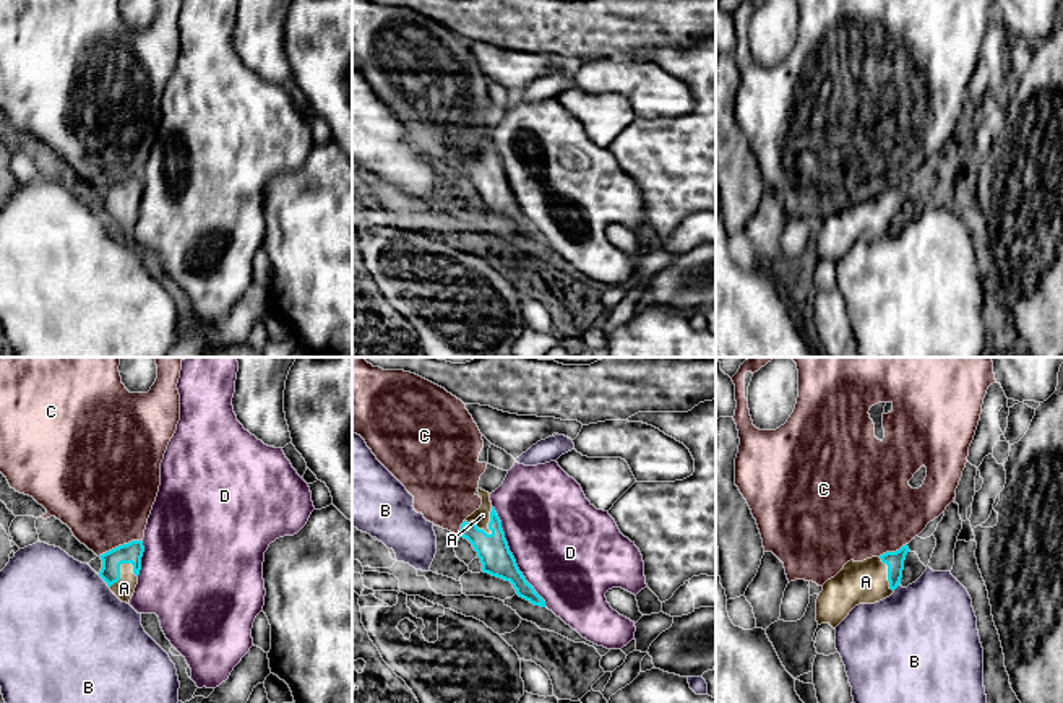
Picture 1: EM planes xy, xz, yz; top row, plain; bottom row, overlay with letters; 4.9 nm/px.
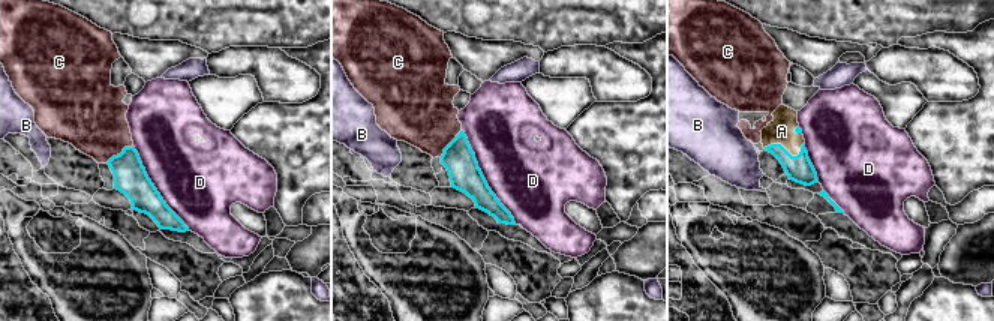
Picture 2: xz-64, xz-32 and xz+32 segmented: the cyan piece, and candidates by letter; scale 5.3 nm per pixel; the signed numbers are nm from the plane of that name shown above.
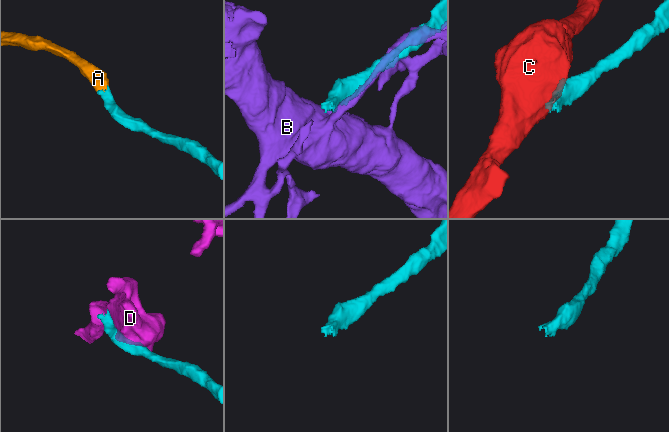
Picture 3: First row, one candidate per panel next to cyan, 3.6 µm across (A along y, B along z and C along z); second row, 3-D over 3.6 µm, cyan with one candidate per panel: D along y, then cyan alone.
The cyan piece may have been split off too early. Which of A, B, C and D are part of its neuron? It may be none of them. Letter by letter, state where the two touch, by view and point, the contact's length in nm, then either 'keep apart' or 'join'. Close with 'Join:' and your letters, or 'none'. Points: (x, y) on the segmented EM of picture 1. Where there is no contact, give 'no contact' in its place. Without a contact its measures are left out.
A: contact xz (489, 534); length 160 nm; join
B: contact xy (104, 580); length 90 nm; keep apart
C: contact xy (119, 546); length 240 nm; keep apart
D: contact xz (512, 556); length 550 nm; keep apart
Join: A

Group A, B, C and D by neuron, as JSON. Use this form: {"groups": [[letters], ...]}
{"groups": [["A"], ["B"], ["C"], ["D"]]}

